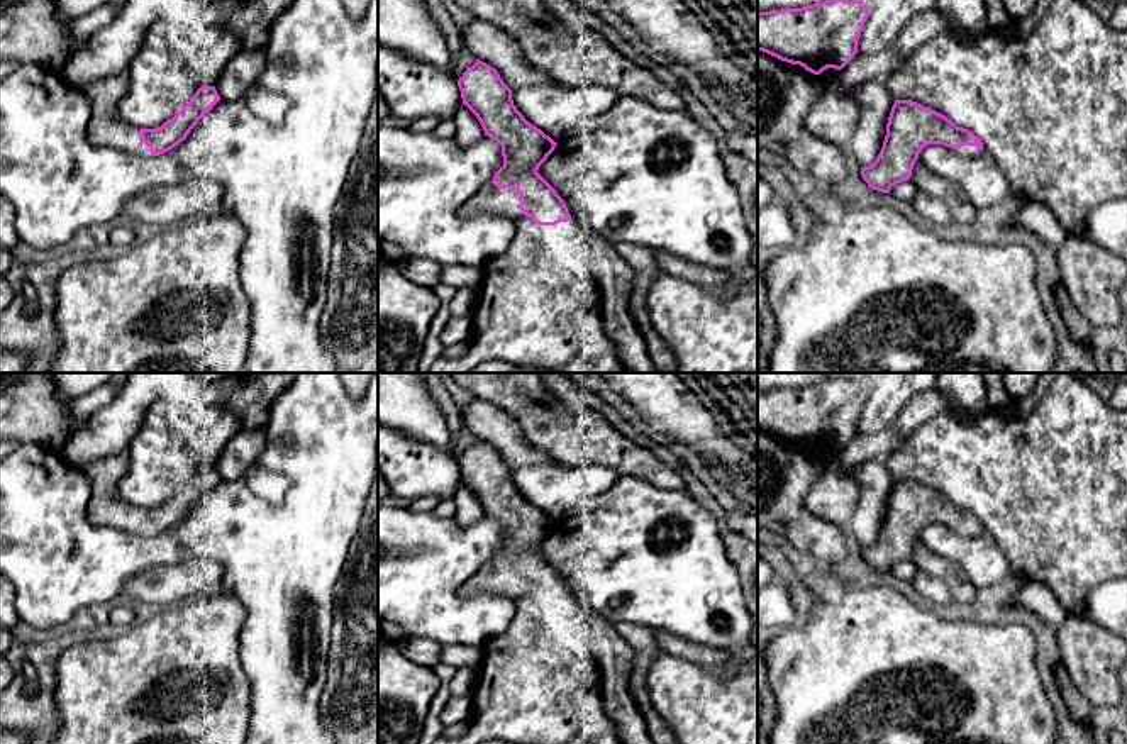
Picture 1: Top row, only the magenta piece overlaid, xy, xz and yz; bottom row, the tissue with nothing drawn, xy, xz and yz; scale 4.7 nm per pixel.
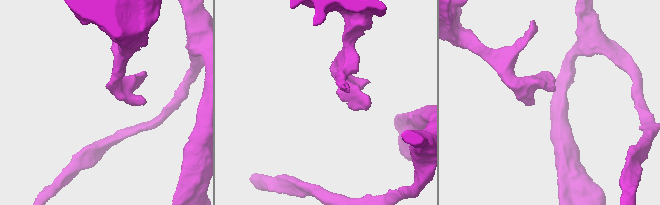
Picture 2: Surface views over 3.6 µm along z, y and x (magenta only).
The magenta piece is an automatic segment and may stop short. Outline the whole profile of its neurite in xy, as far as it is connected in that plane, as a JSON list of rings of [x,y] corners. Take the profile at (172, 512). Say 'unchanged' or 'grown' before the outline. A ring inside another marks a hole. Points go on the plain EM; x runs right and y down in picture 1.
grown; [[[129,453],[90,463],[85,475],[92,495],[88,498],[88,520],[93,525],[112,525],[141,536],[159,536],[181,520],[198,500],[220,480],[215,466],[202,466],[192,480],[168,502],[156,508],[141,508],[125,502],[119,493],[119,481],[125,475]]]

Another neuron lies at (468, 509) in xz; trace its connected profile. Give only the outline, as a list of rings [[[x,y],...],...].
[[[466,485],[459,486],[452,502],[456,503],[456,514],[452,520],[459,527],[476,524],[485,515],[480,500]]]

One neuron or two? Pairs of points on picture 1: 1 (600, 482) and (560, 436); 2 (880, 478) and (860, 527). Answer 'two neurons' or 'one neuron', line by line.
1: two neurons
2: one neuron

